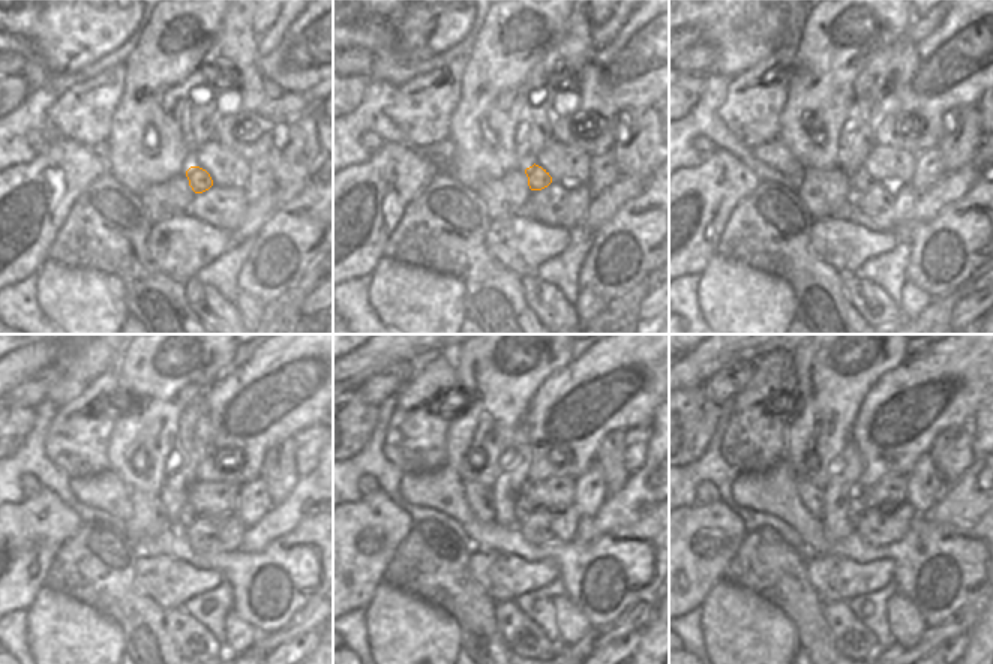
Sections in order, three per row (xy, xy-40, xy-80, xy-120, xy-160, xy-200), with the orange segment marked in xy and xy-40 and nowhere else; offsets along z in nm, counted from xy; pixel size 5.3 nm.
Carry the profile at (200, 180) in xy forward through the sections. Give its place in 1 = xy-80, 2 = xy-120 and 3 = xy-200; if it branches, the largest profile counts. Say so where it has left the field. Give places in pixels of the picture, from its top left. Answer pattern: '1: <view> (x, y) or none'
1: xy-80 (860, 180)
2: xy-120 (188, 514)
3: xy-200 (857, 508)

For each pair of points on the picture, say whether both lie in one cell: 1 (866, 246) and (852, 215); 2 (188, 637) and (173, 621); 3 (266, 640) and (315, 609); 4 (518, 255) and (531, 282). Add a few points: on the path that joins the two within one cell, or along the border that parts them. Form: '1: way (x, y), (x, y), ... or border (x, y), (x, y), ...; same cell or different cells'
1: border (834, 216), (882, 231); different cells
2: way (185, 633), (177, 625); same cell
3: way (278, 637), (303, 621); same cell
4: border (533, 273), (522, 278); different cells

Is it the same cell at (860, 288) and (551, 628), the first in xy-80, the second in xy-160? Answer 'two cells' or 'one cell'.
two cells

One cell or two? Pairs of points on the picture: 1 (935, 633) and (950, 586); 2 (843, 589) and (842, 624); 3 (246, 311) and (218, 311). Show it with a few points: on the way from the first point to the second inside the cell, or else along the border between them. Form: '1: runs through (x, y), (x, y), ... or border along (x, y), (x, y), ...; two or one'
1: border along (968, 604), (963, 604), (945, 621), (927, 628); two
2: border along (825, 600), (845, 601); two
3: border along (233, 303), (242, 318); two

